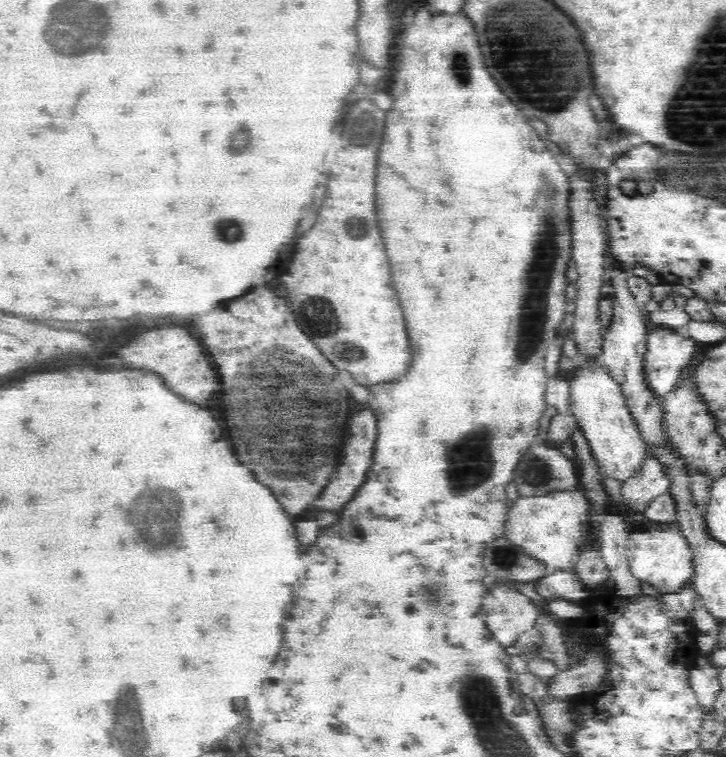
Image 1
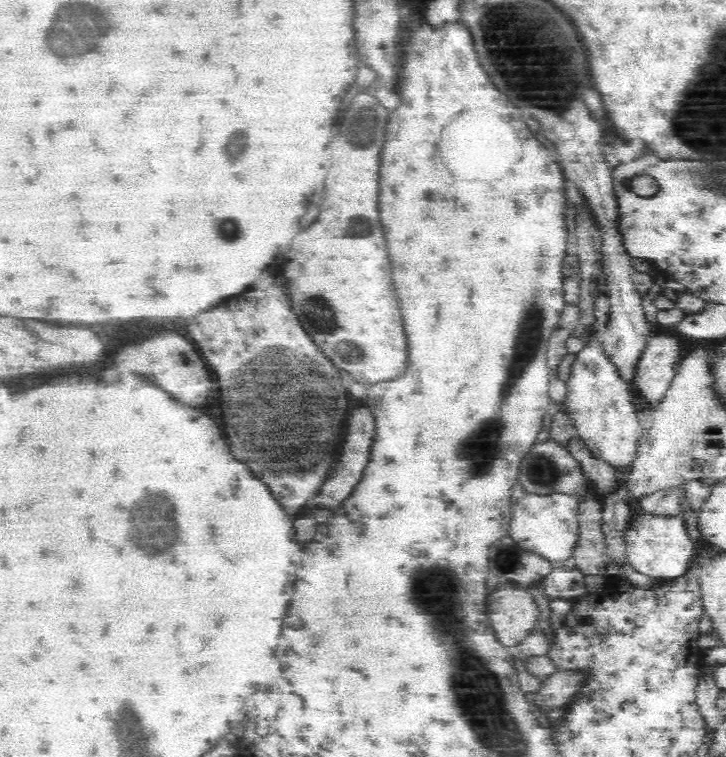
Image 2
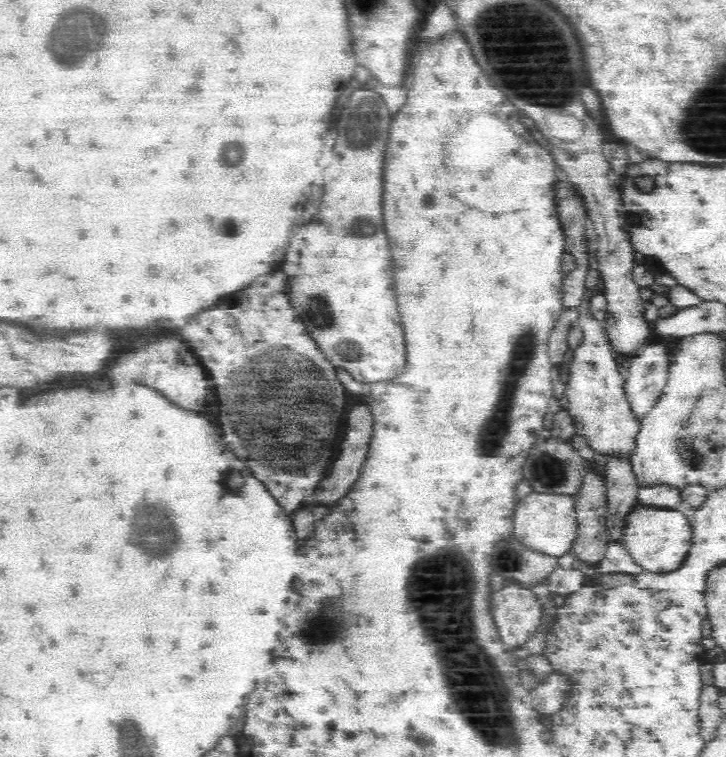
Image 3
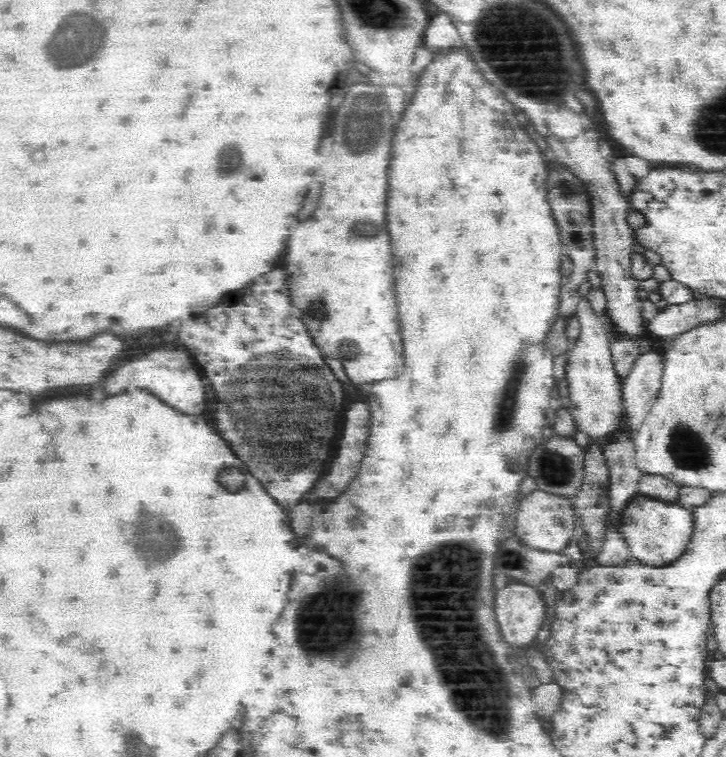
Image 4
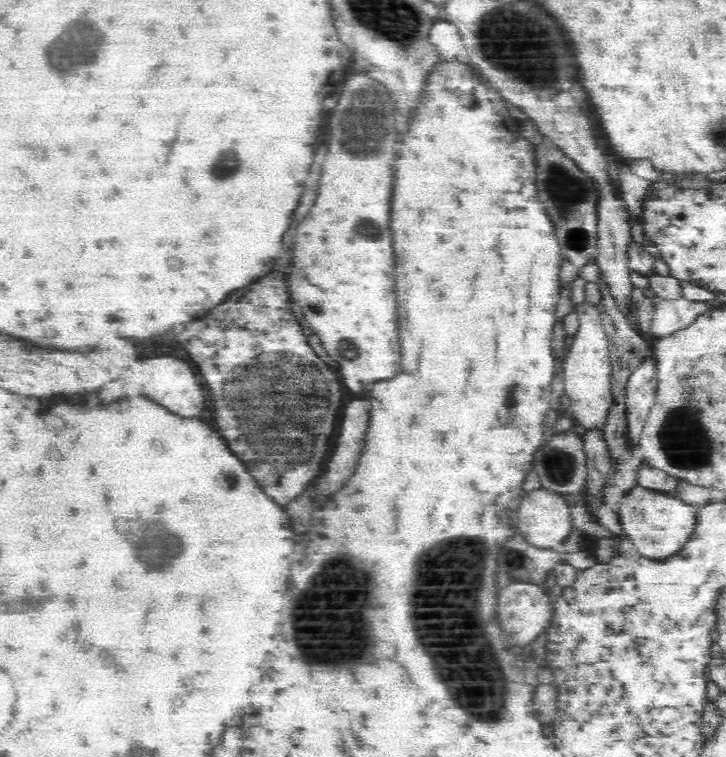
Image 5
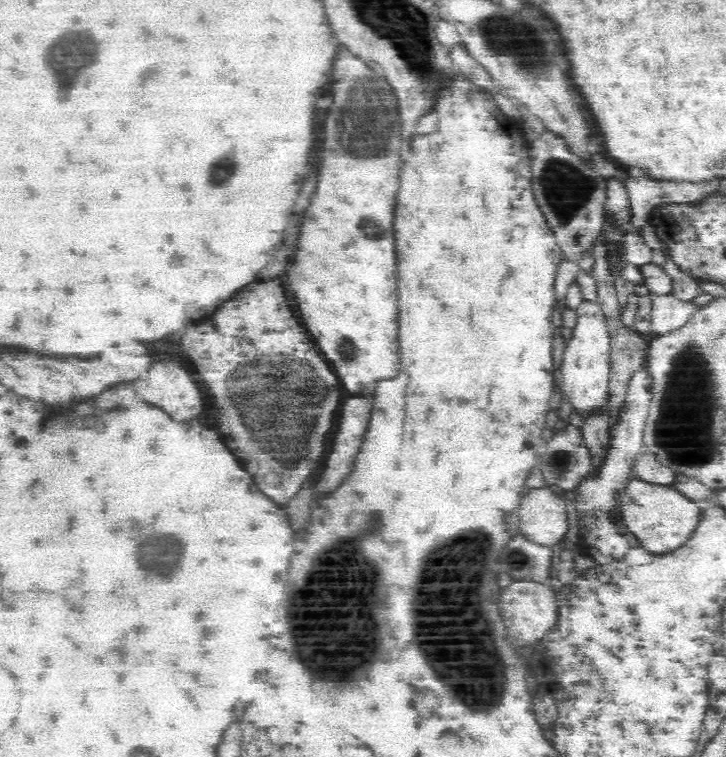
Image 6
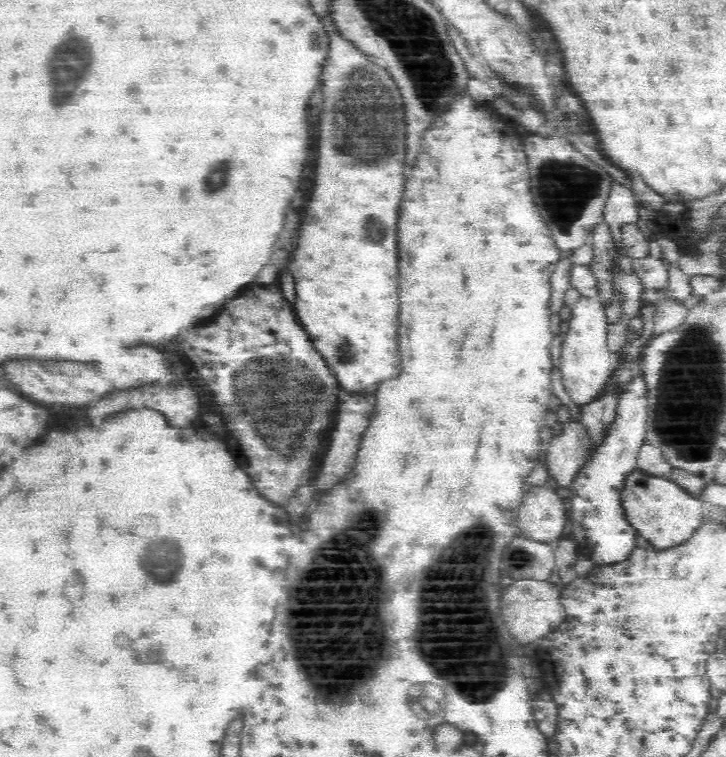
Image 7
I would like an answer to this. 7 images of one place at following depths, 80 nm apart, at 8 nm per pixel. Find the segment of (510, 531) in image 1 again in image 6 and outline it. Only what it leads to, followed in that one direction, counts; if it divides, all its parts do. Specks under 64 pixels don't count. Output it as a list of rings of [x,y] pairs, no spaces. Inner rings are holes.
[[[548,486],[528,489],[518,506],[519,534],[538,546],[553,547],[560,543],[568,532],[568,508],[559,491]]]

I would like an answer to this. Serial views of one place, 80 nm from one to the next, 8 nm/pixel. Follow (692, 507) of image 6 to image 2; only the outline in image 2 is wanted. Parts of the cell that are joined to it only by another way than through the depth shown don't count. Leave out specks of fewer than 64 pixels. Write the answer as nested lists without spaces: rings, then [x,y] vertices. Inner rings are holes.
[[[644,514],[634,516],[625,539],[627,564],[638,574],[652,578],[660,587],[685,577],[693,568],[695,549],[682,518]]]

